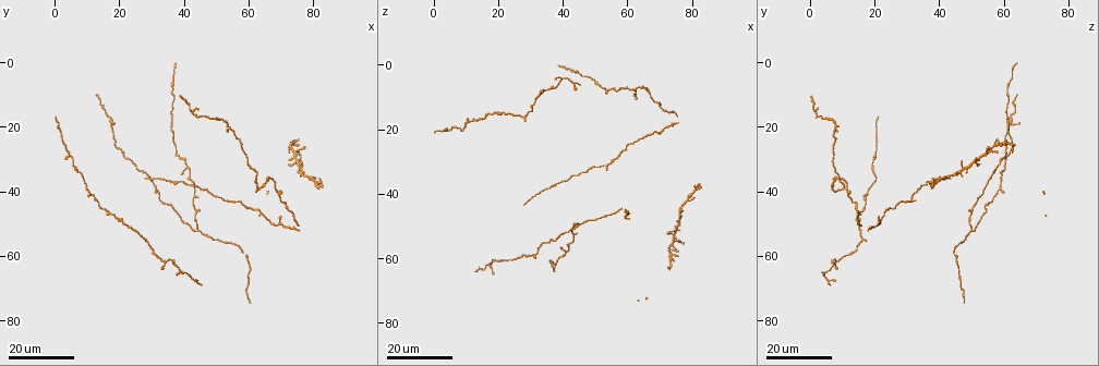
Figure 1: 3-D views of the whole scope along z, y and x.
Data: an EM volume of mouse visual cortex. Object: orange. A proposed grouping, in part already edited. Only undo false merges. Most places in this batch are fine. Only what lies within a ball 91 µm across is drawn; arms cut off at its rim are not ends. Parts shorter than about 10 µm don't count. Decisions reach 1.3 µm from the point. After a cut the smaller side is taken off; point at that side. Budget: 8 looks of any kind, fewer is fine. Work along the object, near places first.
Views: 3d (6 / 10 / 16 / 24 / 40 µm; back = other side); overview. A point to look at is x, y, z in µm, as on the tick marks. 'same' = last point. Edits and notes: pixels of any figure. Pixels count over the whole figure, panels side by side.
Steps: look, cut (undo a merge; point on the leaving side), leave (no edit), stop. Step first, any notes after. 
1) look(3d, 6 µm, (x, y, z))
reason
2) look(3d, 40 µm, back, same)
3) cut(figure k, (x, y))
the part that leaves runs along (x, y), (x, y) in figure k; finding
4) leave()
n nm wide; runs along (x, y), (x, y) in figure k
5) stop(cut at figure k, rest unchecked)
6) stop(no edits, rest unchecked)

look(3d, 24 µm, (29, 55, 16))
thin arm on a thick one

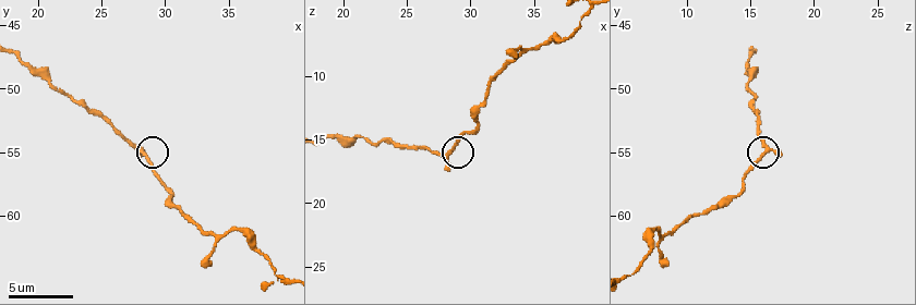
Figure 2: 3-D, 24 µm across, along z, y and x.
look(3d, 10 µm, (28.2, 54.8, 16.2))
zoom in

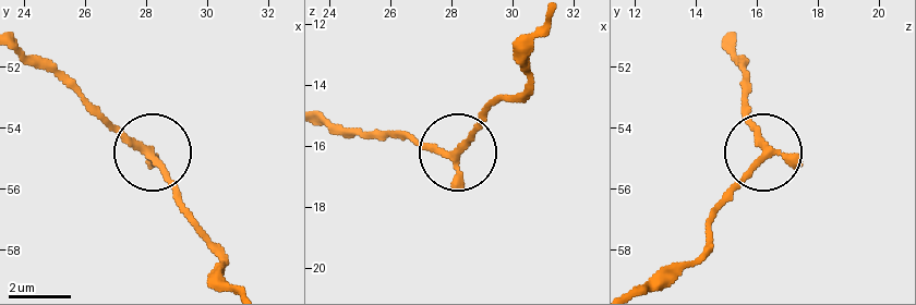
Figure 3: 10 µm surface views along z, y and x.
look(3d, 10 µm, back, (28.0, 54.9, 16.2))

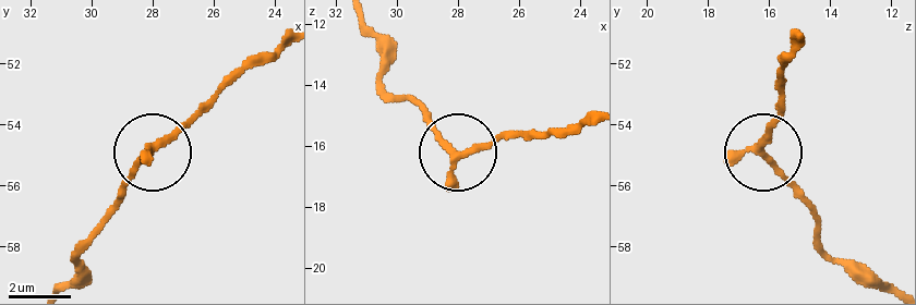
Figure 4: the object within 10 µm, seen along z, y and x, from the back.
leave()
200 nm wide; all the same cell

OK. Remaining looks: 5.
look(3d, 6 µm, (35.6, 61.2, 7.6))
sudden change in width

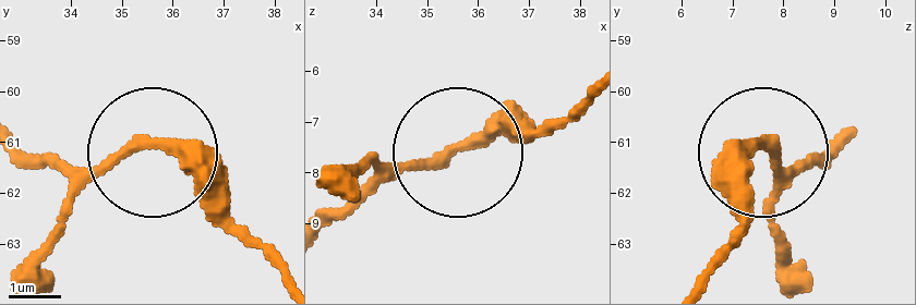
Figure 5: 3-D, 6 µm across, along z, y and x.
look(3d, 6 µm, back, (35.45, 61.05, 7.65))

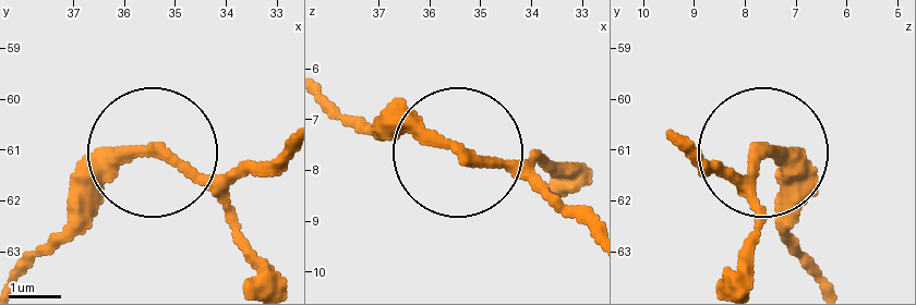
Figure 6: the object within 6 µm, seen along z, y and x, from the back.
leave()
240 nm wide; one cell here

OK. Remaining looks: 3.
look(3d, 24 µm, (44, 52, 50))
three arms meet

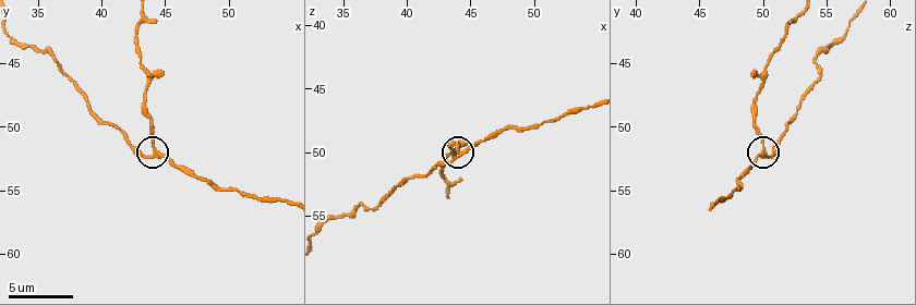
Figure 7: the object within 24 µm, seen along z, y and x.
look(3d, 6 µm, (44.6, 52.0, 50.0))

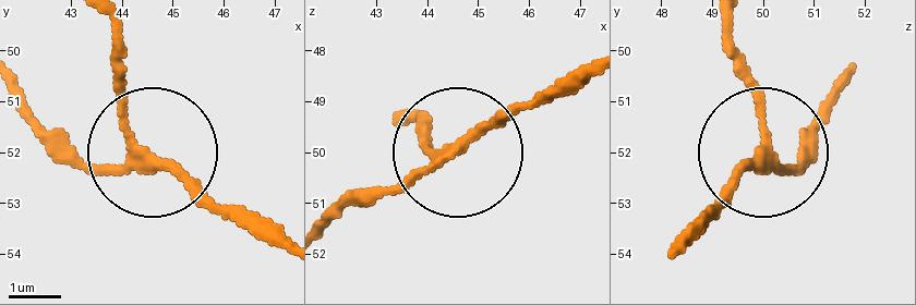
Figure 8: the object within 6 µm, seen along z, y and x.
leave()
3 arms; one cell here

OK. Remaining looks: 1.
stop(no edits, rest unchecked)

